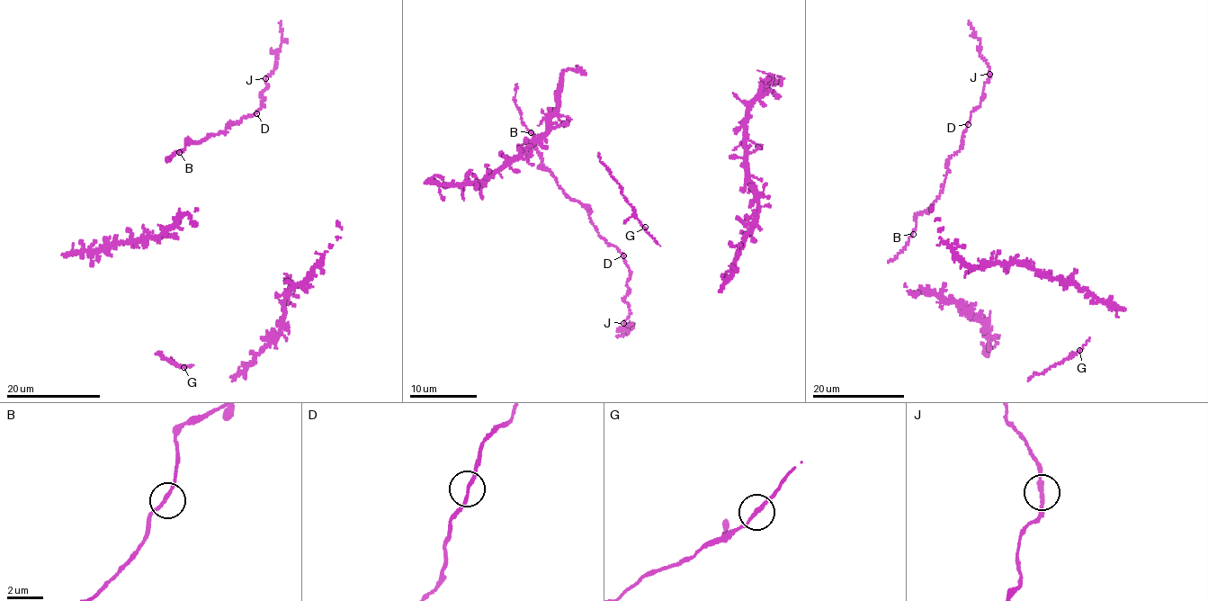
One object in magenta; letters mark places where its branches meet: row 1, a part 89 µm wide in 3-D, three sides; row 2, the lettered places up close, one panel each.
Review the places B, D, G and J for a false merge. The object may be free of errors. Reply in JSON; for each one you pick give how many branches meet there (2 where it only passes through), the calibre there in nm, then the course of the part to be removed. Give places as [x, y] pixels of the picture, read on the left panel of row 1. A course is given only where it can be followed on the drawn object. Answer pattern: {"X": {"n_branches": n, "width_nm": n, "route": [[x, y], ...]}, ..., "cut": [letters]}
{"cut": []}

